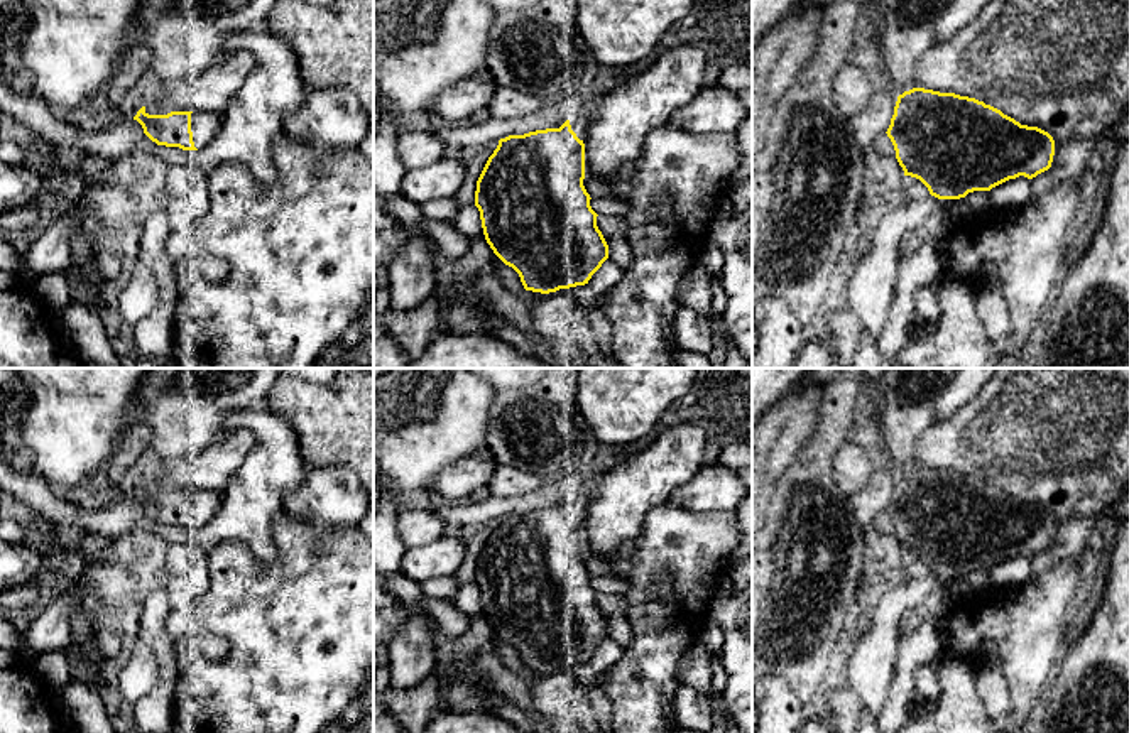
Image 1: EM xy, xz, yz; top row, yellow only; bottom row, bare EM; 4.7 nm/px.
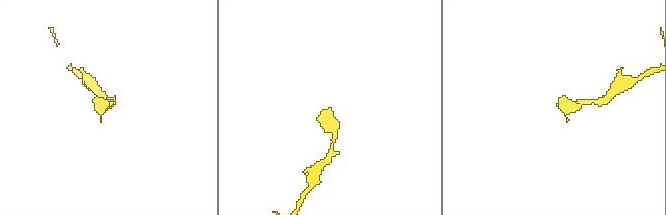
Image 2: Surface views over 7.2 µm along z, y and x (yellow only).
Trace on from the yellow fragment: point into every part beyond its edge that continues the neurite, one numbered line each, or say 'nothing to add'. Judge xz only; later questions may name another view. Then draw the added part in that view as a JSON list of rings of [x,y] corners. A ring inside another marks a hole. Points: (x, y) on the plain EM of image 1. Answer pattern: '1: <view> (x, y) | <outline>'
1: xz (578, 502) | [[[573,493],[570,497],[571,508],[576,512],[580,519],[586,519],[586,510],[588,510],[588,497],[585,493]]]

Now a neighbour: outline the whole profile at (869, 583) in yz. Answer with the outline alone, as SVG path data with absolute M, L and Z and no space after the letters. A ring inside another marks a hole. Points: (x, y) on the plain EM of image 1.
M864 574L860 583L860 603L859 608L864 606L872 596L877 593L877 576Z

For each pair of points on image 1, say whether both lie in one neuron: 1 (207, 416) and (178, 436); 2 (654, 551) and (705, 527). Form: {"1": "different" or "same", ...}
{"1": "same", "2": "same"}

